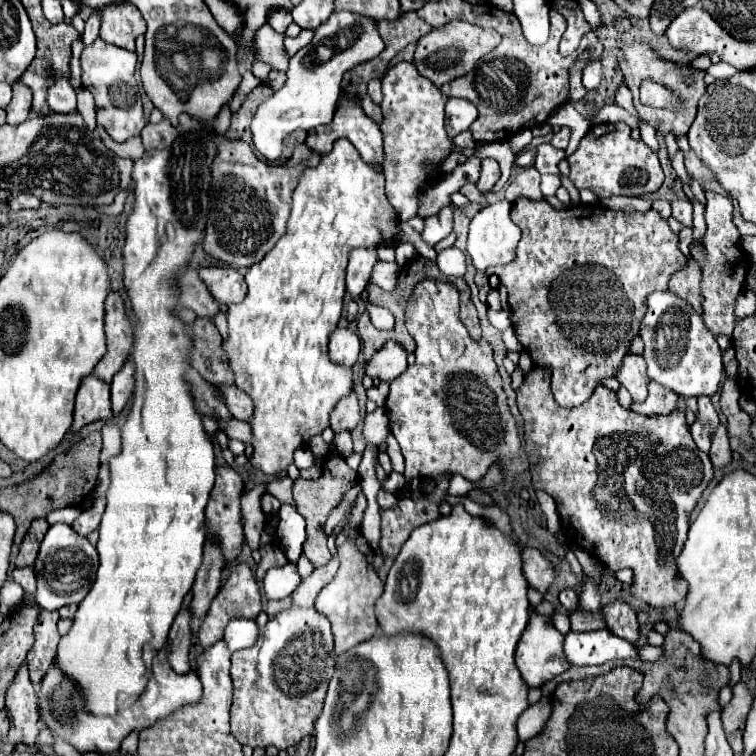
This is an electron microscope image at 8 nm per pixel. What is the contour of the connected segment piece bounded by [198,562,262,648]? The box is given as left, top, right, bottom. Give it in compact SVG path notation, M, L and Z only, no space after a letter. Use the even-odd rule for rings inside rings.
M242 562L242 564L238 564L238 566L232 570L228 582L220 588L220 592L218 592L216 598L212 600L212 606L210 606L210 610L208 610L206 618L204 618L204 624L202 624L202 628L200 628L200 634L198 634L200 644L202 644L204 648L212 646L214 642L222 640L224 628L228 626L230 620L234 620L234 618L248 618L248 620L252 620L252 618L256 618L256 616L260 614L260 610L262 610L262 594L260 594L258 582L256 582L256 578L254 578L250 566L248 566L246 562Z

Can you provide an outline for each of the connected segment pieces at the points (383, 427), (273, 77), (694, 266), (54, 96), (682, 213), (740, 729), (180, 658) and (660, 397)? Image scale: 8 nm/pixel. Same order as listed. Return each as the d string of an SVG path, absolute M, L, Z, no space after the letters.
M374 410L374 412L366 414L366 418L364 418L366 444L380 446L382 442L386 442L388 434L390 434L390 426L388 426L388 418L386 418L384 410Z
M272 70L266 78L266 84L274 90L280 90L284 86L284 82L286 82L286 72L278 72L278 70Z
M688 258L688 266L676 272L670 280L670 292L686 300L698 314L702 314L700 280L702 280L702 270L698 270L698 262L694 258Z
M64 78L54 80L54 84L48 88L46 102L52 112L64 112L64 114L76 112L76 92Z
M672 200L672 216L686 228L692 226L692 204L688 200Z
M738 682L734 686L734 696L732 700L722 708L722 728L726 732L726 738L734 750L734 754L740 754L744 750L742 744L742 734L744 734L744 726L746 726L746 716L750 712L752 706L752 694L750 690Z
M182 608L170 628L168 636L168 662L176 674L188 674L188 648L190 648L190 612Z
M648 382L648 398L644 402L634 402L630 406L632 412L636 414L644 414L644 416L652 416L652 414L670 414L678 404L678 394L674 394L672 390L656 384L656 382Z

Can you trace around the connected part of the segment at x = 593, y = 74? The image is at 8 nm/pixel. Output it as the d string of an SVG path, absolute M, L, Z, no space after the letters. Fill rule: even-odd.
M592 62L584 68L584 76L582 76L582 84L586 90L594 90L598 88L602 80L602 64L600 62Z

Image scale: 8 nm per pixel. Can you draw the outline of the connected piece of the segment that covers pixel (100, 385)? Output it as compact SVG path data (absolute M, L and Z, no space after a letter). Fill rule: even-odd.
M94 374L84 378L74 402L74 422L70 426L70 432L78 432L82 426L104 420L110 422L112 408L110 408L110 386L102 380L98 380Z

